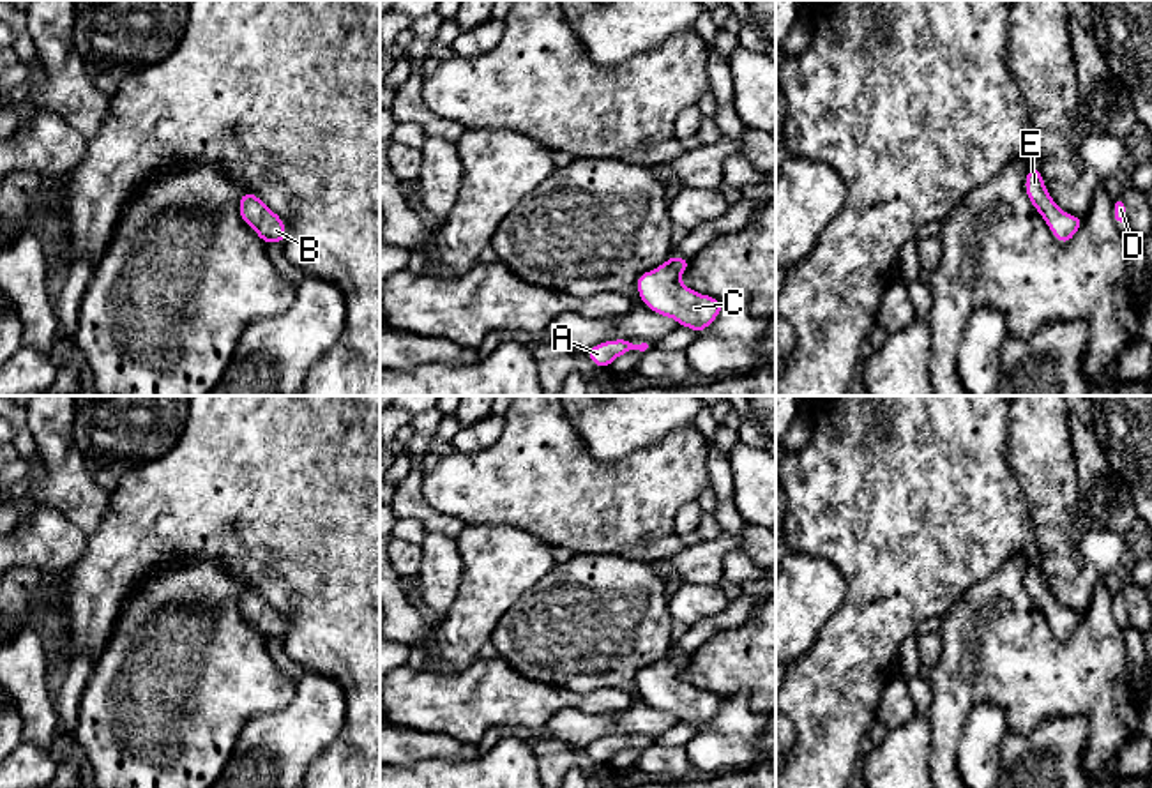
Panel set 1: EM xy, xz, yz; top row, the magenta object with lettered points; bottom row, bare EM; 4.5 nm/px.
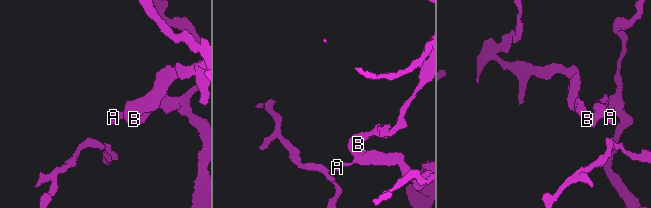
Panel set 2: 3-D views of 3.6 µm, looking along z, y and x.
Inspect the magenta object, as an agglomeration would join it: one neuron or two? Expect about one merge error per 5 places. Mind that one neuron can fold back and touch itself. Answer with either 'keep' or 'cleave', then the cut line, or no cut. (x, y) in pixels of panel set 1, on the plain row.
keep | no cut

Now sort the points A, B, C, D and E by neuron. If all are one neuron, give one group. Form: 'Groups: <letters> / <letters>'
Groups: A B C D E

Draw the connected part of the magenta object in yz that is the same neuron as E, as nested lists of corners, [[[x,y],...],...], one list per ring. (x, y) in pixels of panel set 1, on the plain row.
[[[1032,562],[1028,565],[1025,572],[1025,587],[1034,604],[1042,611],[1042,615],[1050,622],[1053,633],[1060,640],[1071,638],[1074,629],[1083,620],[1085,613],[1076,613],[1058,604],[1058,601],[1053,597],[1051,590],[1046,585],[1039,562]]]

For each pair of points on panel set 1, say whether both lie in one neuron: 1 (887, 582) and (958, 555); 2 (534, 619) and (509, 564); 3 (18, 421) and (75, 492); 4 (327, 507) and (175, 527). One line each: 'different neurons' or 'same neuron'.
1: same neuron
2: different neurons
3: different neurons
4: same neuron

